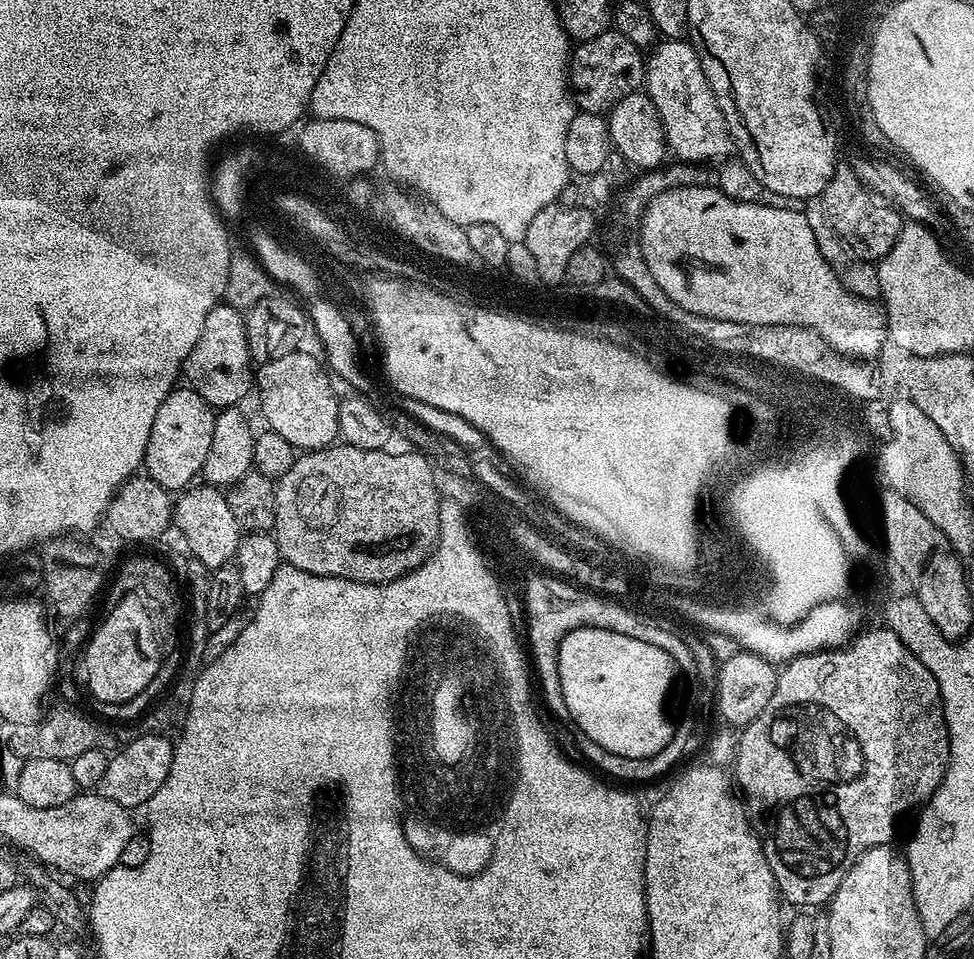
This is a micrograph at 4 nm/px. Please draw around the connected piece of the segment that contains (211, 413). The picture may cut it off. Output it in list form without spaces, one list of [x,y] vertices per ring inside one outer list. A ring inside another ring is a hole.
[[[191,386],[173,388],[162,406],[158,406],[158,414],[154,414],[154,426],[150,430],[150,442],[146,442],[142,465],[147,476],[172,494],[189,487],[203,470],[210,442],[214,439],[216,415],[212,405],[206,403]]]

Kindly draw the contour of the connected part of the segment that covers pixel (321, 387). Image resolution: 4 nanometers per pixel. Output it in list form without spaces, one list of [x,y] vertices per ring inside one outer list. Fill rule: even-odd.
[[[293,350],[259,365],[254,376],[258,392],[260,388],[260,408],[268,423],[265,425],[271,431],[282,434],[282,438],[286,438],[286,442],[290,442],[297,450],[327,448],[337,443],[340,434],[340,400],[332,389],[333,377],[326,371],[325,365],[319,362],[308,350]]]

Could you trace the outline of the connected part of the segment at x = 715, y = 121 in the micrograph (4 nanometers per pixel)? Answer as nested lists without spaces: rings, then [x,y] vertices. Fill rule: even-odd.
[[[661,39],[647,53],[643,87],[660,115],[664,143],[677,161],[714,162],[710,160],[733,151],[734,141],[726,118],[702,70],[702,62],[687,39]]]

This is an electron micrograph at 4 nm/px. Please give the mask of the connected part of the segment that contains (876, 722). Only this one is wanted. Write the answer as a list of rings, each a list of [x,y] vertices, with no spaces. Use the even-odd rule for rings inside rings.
[[[887,626],[872,628],[869,632],[867,632],[867,630],[861,631],[843,646],[829,648],[822,652],[810,652],[803,656],[794,657],[792,660],[785,663],[783,667],[779,669],[776,677],[776,685],[774,686],[774,694],[770,694],[770,702],[766,702],[766,707],[763,708],[762,714],[758,714],[758,718],[754,718],[754,722],[750,722],[739,733],[738,739],[736,740],[736,755],[734,757],[734,765],[736,764],[736,776],[734,772],[734,780],[738,785],[738,788],[738,783],[740,783],[741,789],[739,788],[739,791],[742,793],[742,800],[746,805],[746,811],[752,821],[752,827],[756,829],[764,845],[764,853],[770,862],[770,870],[776,879],[777,893],[779,893],[785,901],[788,899],[792,904],[801,904],[801,906],[804,907],[801,909],[804,910],[812,910],[808,908],[814,907],[815,904],[820,904],[820,906],[827,905],[828,901],[831,900],[832,896],[838,890],[838,886],[842,882],[842,878],[850,870],[850,866],[857,858],[859,858],[859,856],[863,854],[863,852],[870,850],[874,846],[880,846],[882,844],[891,845],[893,843],[892,839],[896,836],[896,823],[899,822],[900,815],[902,815],[907,808],[914,807],[913,809],[915,809],[917,806],[923,805],[925,801],[927,801],[928,797],[936,791],[936,787],[940,785],[940,782],[944,777],[944,772],[948,769],[949,759],[948,725],[944,723],[944,705],[940,699],[938,682],[934,678],[934,674],[930,674],[930,670],[926,670],[926,666],[922,666],[922,662],[918,662],[916,655],[912,653],[911,650],[909,650],[909,648],[904,645],[904,643],[901,642],[890,629],[887,628]]]

